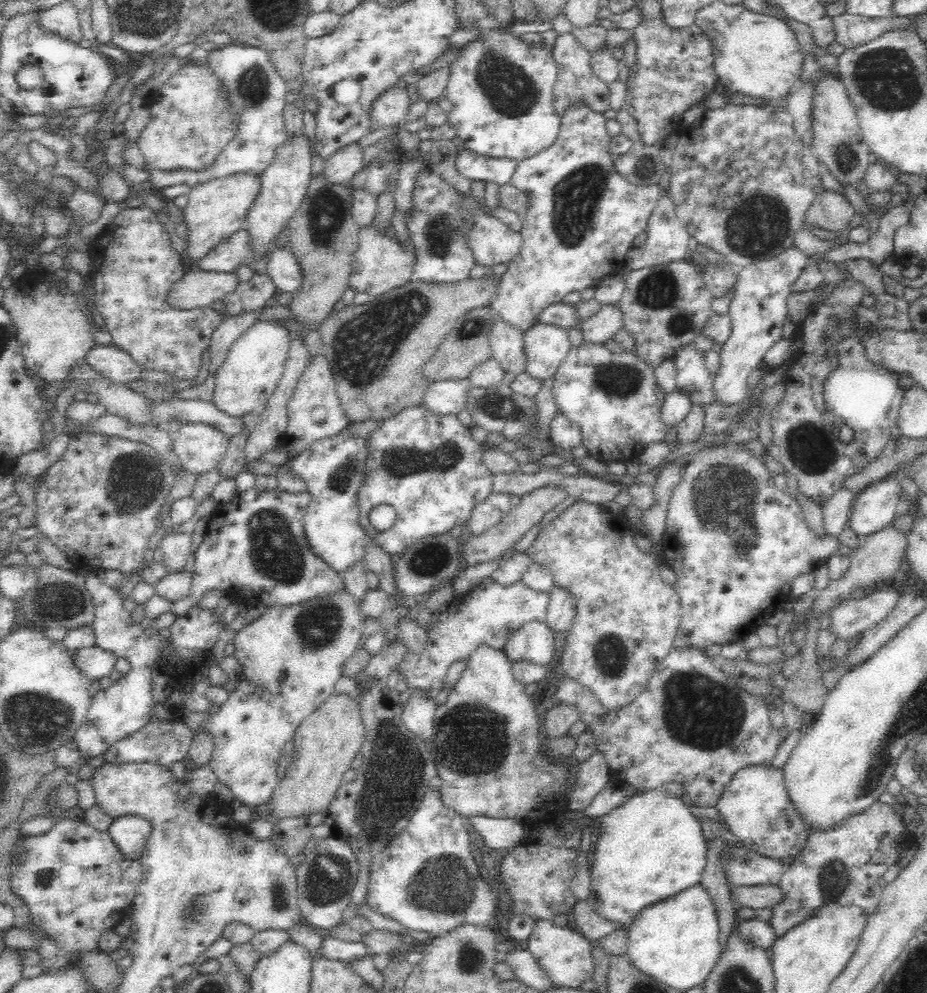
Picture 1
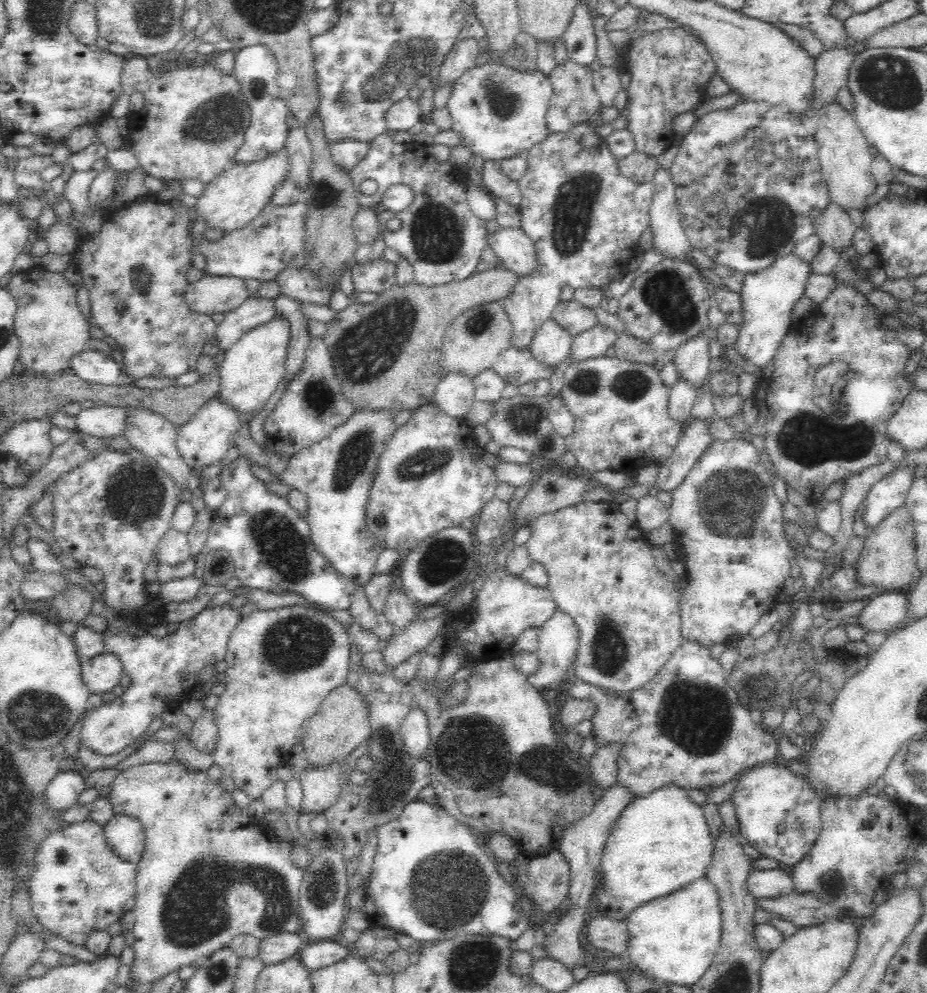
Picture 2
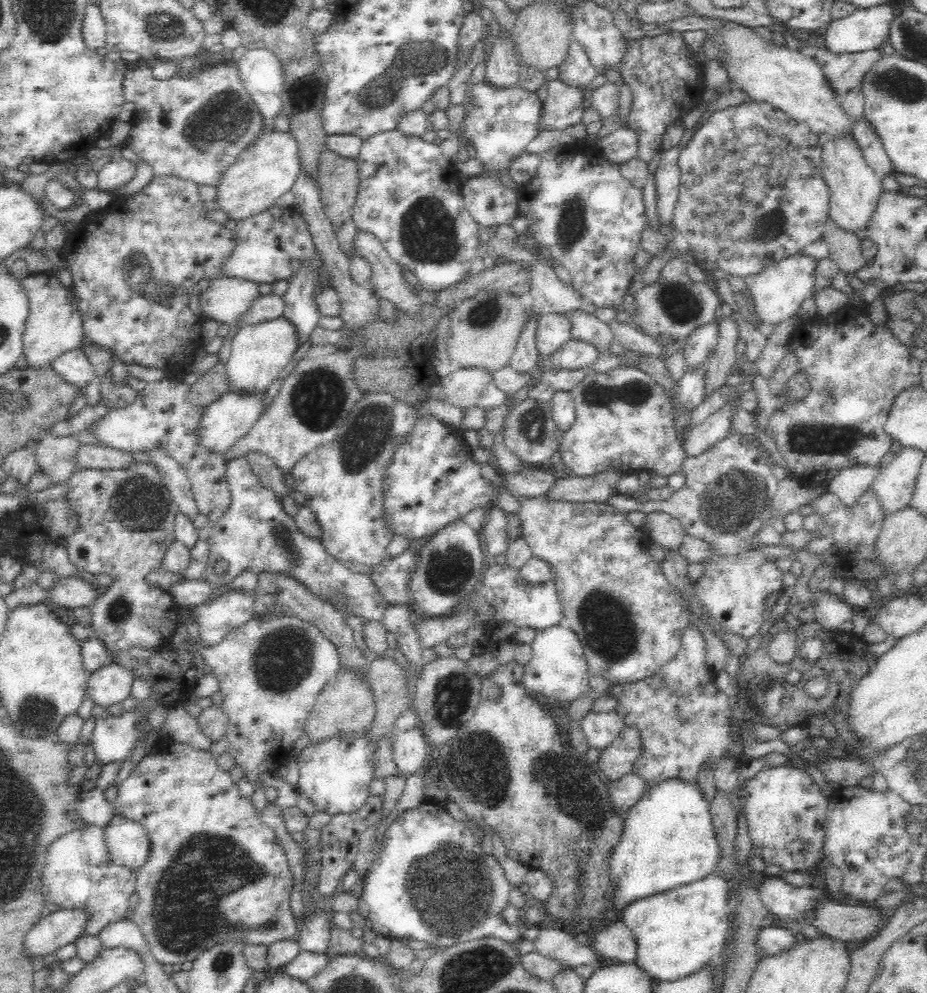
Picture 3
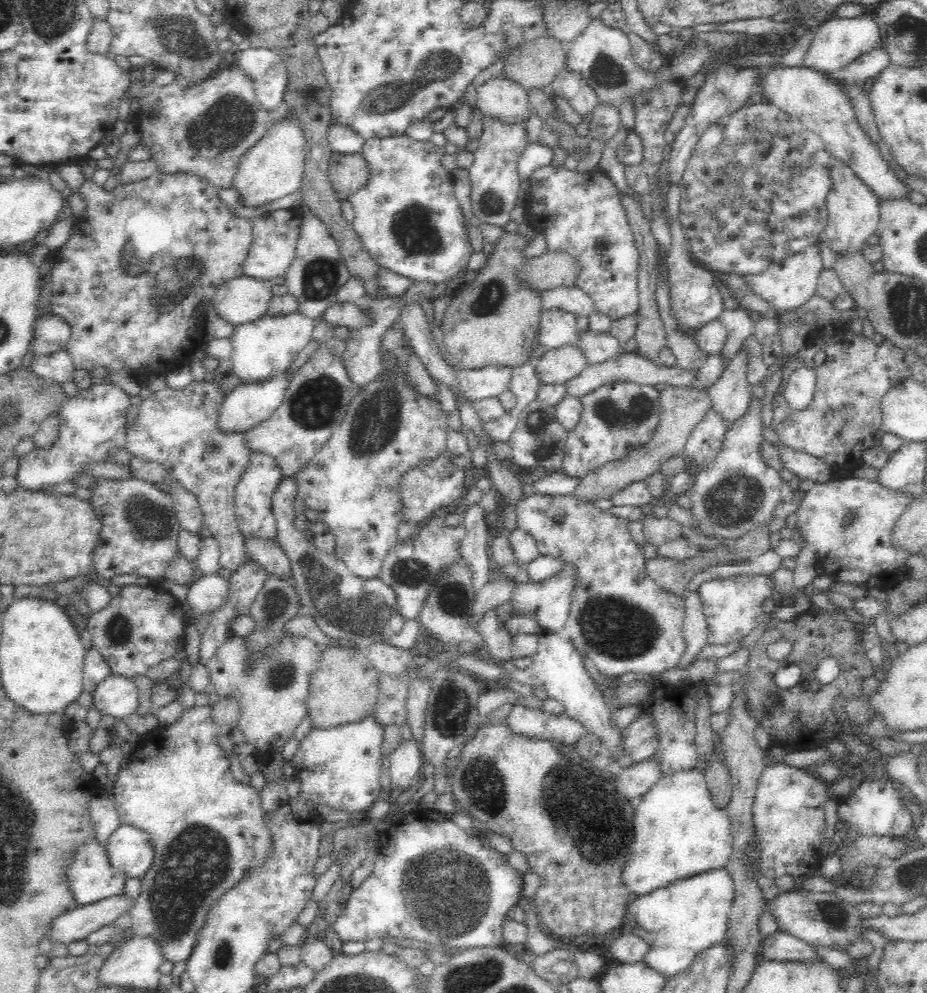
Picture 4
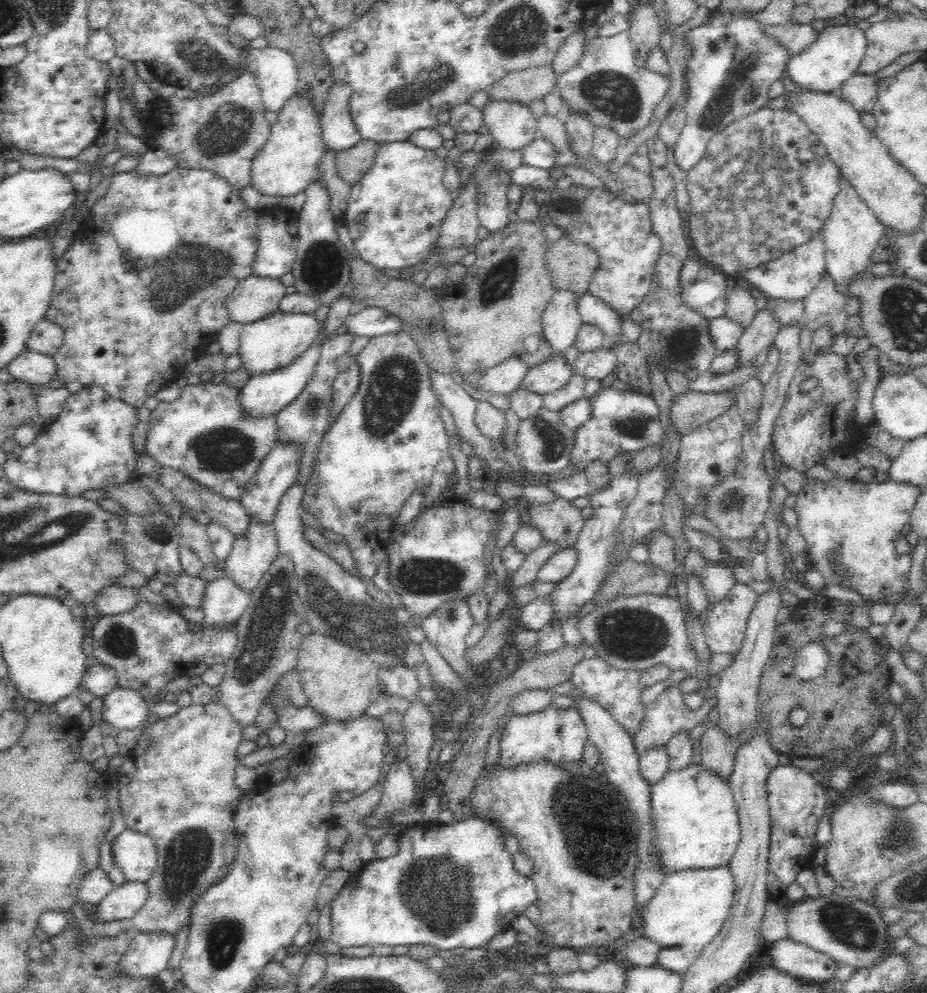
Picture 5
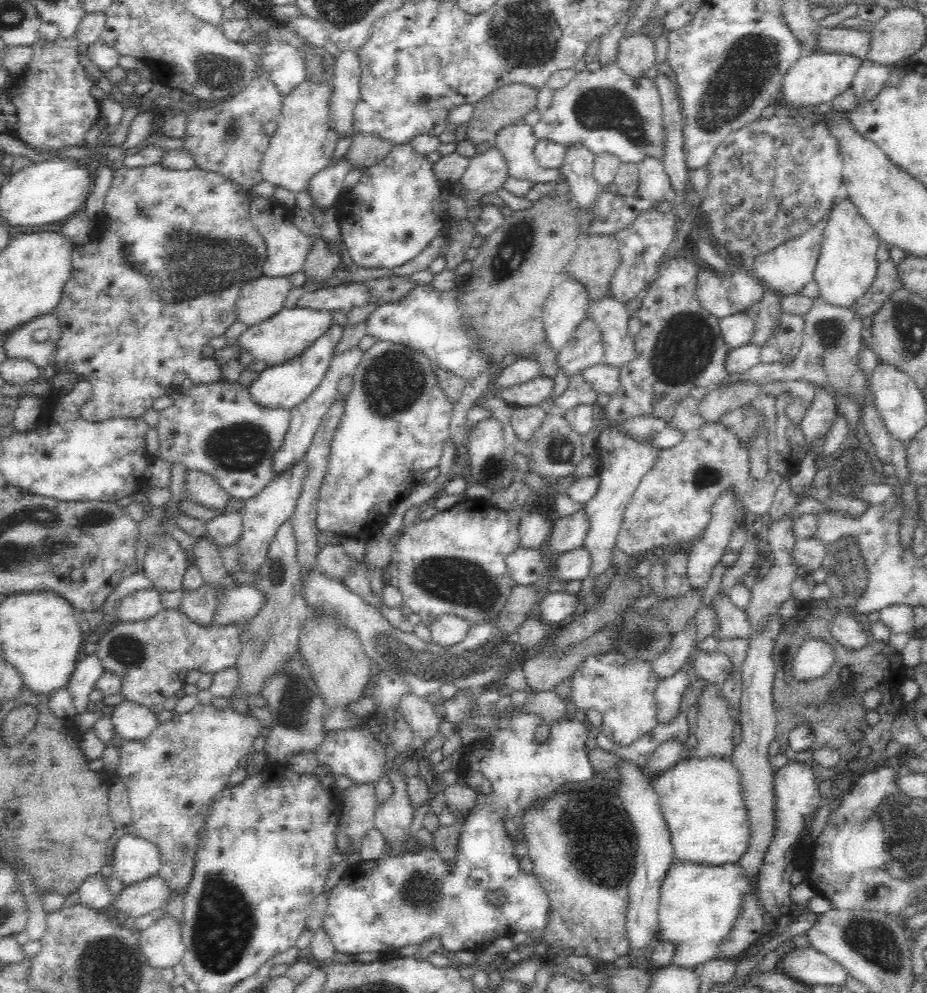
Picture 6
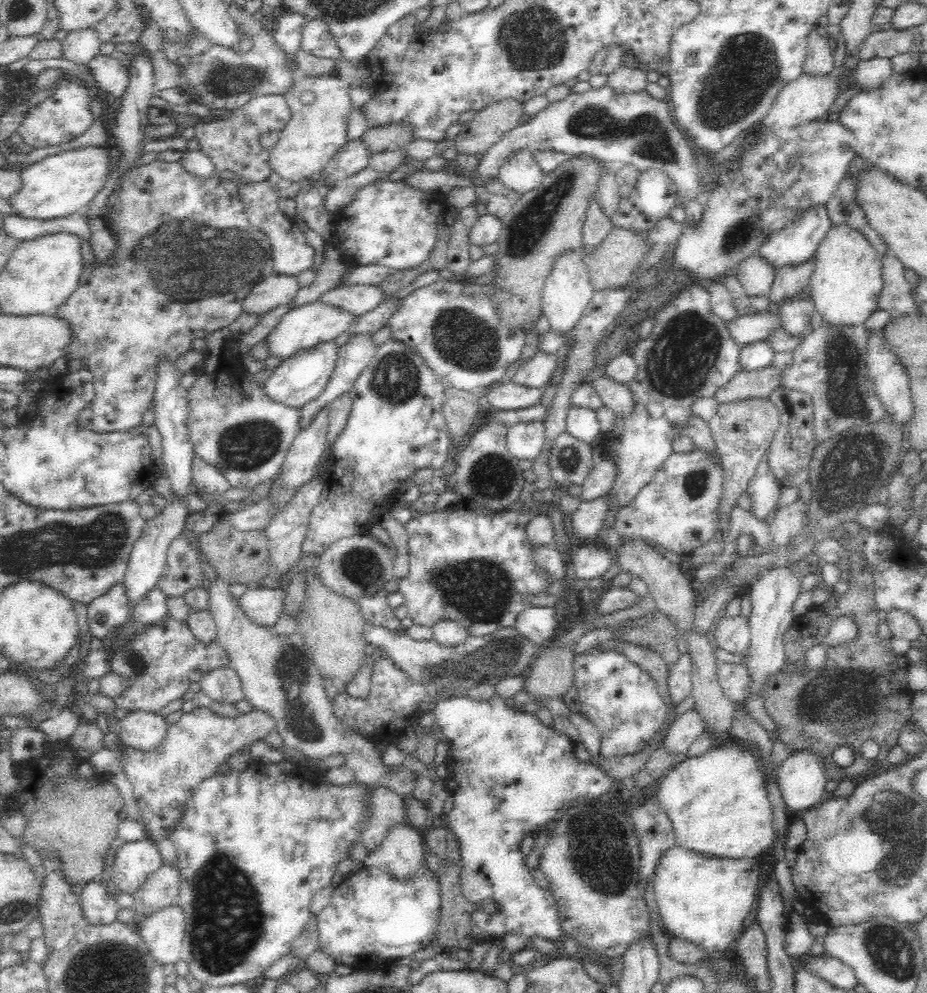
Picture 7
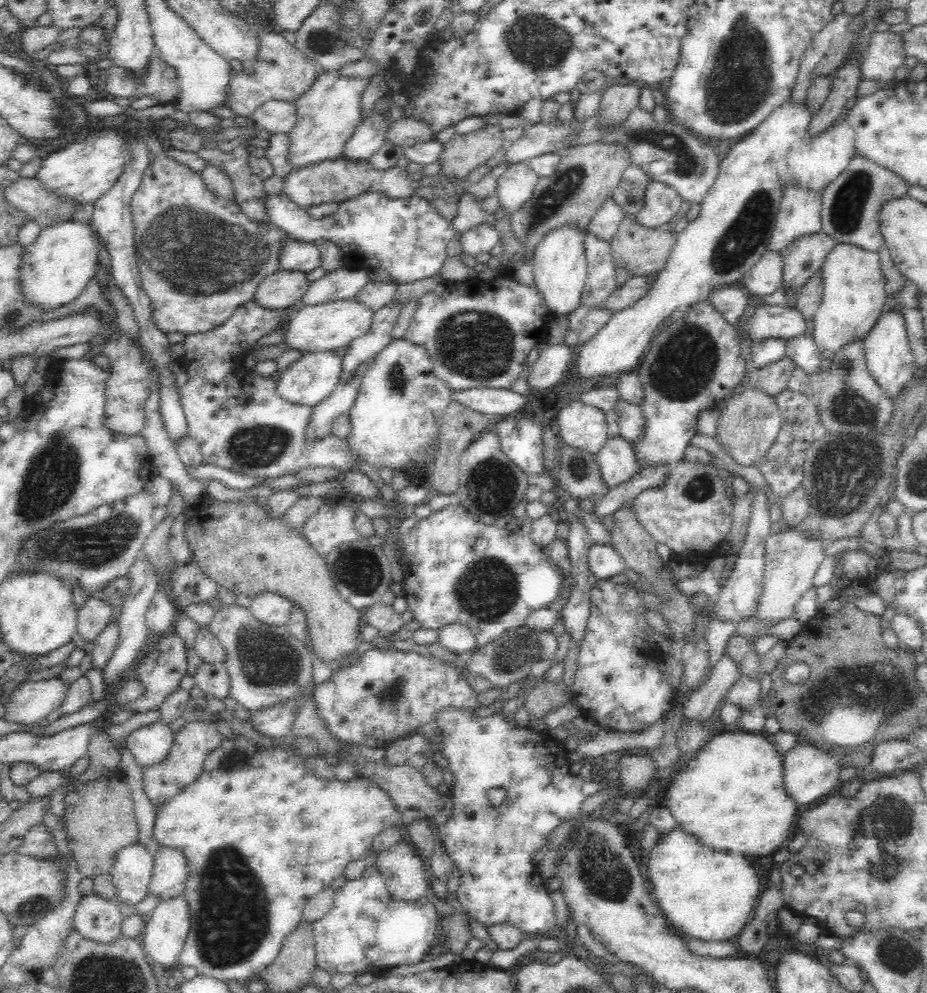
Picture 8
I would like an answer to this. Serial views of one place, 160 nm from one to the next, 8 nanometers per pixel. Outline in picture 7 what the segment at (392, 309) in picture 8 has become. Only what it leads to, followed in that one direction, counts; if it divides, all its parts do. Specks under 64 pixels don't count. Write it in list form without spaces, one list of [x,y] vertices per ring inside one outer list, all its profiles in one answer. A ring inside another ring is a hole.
[[[350,336],[349,341],[338,349],[336,367],[324,391],[312,402],[302,405],[299,409],[300,433],[314,418],[342,394],[348,394],[361,372],[366,369],[376,352],[376,345],[371,336]]]

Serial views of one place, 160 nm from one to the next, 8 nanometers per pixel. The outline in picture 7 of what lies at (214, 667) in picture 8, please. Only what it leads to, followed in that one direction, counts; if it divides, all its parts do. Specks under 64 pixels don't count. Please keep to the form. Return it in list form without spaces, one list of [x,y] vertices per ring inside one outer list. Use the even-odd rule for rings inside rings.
[[[228,666],[216,668],[208,674],[204,674],[200,680],[201,690],[212,701],[222,702],[231,708],[234,703],[245,700],[246,693],[242,687],[242,681],[234,668]]]

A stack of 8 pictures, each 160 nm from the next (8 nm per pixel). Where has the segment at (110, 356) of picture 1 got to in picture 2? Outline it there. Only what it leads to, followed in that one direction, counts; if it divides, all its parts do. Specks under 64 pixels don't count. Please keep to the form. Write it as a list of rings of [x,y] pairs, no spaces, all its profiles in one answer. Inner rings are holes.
[[[84,350],[76,354],[70,368],[79,378],[95,384],[124,385],[135,379],[124,370],[122,364],[98,350]]]

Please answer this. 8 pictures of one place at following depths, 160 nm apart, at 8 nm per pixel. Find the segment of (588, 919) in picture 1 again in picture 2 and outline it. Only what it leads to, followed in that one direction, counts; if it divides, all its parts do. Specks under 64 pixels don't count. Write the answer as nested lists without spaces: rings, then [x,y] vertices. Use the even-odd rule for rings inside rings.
[[[591,911],[591,918],[585,924],[588,945],[594,952],[618,956],[626,951],[629,935],[625,920],[594,916]]]

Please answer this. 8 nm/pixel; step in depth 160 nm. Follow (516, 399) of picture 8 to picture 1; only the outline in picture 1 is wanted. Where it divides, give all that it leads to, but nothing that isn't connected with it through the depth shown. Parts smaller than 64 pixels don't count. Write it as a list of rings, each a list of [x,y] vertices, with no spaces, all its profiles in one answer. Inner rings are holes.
[[[620,302],[601,304],[594,316],[583,318],[581,327],[582,339],[604,344],[612,335],[623,328],[623,313]]]

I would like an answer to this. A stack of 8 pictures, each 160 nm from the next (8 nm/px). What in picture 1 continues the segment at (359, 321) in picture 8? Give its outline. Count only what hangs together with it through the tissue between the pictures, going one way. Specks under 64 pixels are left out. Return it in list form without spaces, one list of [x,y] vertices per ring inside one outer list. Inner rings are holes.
[[[258,321],[250,326],[232,344],[227,360],[216,372],[213,404],[233,417],[241,417],[266,406],[285,370],[290,346],[289,332],[280,323]]]

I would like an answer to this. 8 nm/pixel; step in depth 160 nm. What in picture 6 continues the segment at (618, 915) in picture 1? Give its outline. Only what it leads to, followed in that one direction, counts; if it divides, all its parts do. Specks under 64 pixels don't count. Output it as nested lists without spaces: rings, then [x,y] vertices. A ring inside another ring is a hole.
[[[683,757],[676,765],[658,774],[652,786],[670,832],[674,861],[714,867],[737,863],[746,854],[750,840],[750,819],[746,815],[738,773],[729,758]]]

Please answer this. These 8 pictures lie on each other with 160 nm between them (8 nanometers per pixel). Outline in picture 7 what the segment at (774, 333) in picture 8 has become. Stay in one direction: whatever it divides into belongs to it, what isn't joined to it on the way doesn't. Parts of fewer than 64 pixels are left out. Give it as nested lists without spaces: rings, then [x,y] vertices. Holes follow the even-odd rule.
[[[760,311],[756,315],[736,316],[734,320],[726,322],[732,339],[740,347],[756,341],[767,341],[780,325],[777,311],[770,312],[768,315],[766,312]]]

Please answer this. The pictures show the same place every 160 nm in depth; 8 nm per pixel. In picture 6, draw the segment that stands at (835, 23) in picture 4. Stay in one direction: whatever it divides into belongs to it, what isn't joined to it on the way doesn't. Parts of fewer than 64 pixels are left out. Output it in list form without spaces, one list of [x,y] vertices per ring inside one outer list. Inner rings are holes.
[[[816,50],[808,54],[802,53],[784,75],[781,86],[784,98],[779,102],[799,109],[802,106],[817,106],[830,102],[833,98],[842,94],[844,90],[850,88],[856,72],[862,66],[862,62],[864,62],[864,59],[860,55],[840,51]]]

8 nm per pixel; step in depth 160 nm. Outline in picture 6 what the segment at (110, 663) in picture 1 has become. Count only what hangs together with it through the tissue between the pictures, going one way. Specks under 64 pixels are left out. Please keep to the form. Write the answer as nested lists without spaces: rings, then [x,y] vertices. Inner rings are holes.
[[[128,699],[113,706],[110,718],[115,734],[126,741],[147,737],[158,724],[157,715],[147,706]]]

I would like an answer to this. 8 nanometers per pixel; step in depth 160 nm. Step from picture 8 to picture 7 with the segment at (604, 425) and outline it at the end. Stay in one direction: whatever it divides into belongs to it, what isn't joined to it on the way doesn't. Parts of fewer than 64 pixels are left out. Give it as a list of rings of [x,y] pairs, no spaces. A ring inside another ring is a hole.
[[[572,405],[568,410],[565,430],[588,444],[599,441],[602,436],[599,421],[596,418],[596,411],[576,405]]]

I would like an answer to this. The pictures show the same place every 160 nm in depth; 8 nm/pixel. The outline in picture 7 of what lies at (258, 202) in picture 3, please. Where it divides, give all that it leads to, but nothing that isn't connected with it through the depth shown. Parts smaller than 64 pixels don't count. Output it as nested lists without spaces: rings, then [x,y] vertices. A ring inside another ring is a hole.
[[[342,58],[336,59],[335,63],[335,74],[311,76],[300,73],[283,94],[291,112],[290,120],[279,132],[276,145],[269,149],[268,164],[284,180],[299,183],[317,176],[347,142],[347,122],[352,112],[350,86],[364,86],[369,69],[366,65],[354,68]]]

